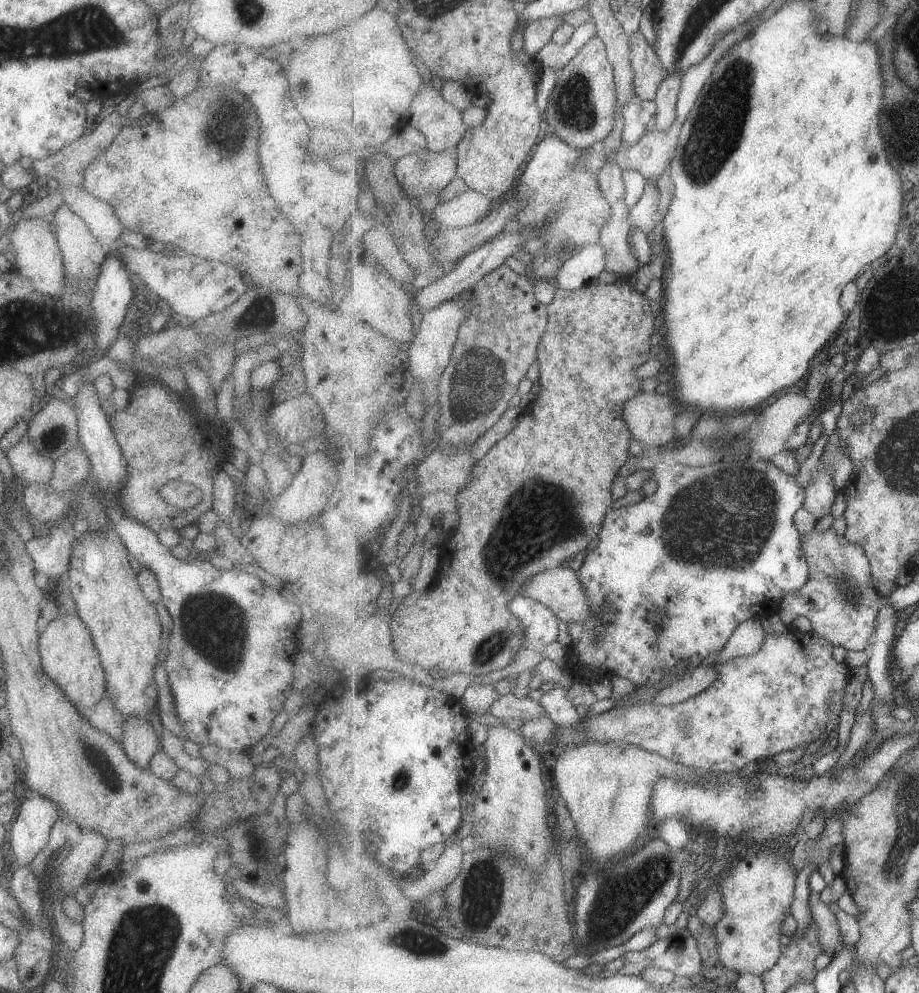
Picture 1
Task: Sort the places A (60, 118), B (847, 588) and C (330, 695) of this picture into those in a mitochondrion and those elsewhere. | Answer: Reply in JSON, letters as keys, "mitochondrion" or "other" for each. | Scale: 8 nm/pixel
{"A":"other","B":"mitochondrion","C":"other"}

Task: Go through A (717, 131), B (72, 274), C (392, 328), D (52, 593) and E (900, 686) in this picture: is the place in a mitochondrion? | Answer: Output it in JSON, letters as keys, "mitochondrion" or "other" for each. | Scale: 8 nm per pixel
{"A":"mitochondrion","B":"other","C":"other","D":"other","E":"other"}

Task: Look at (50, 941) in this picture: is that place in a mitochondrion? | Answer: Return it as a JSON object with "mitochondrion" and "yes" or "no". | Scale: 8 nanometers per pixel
{"mitochondrion":"no"}

